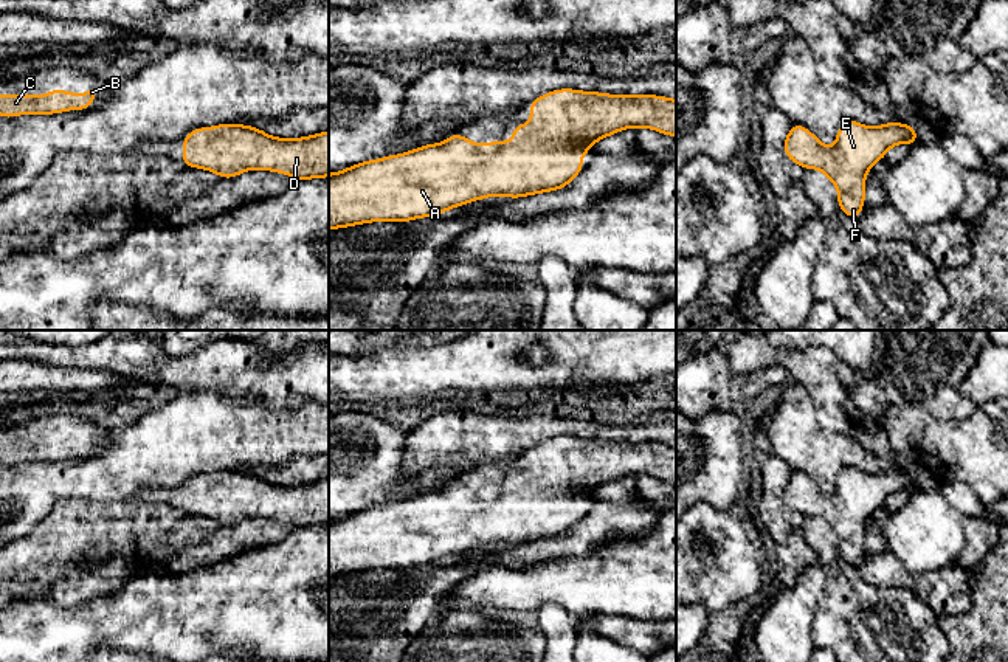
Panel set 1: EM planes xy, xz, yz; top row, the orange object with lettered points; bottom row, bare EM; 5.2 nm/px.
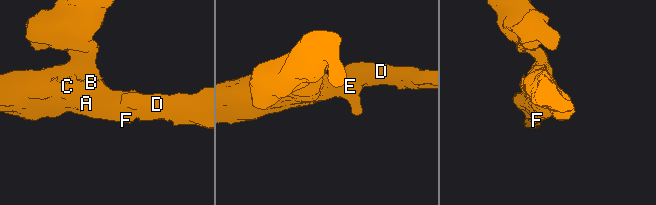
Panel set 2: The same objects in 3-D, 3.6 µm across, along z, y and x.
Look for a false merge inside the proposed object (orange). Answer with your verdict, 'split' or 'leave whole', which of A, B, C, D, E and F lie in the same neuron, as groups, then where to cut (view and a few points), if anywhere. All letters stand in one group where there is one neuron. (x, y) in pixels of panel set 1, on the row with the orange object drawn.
leave whole | A B C D E F | no cut

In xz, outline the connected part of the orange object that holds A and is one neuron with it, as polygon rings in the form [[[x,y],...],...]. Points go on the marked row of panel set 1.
[[[558,88],[530,101],[530,122],[513,124],[509,143],[493,140],[490,144],[473,143],[459,132],[442,143],[425,144],[399,155],[368,160],[344,171],[329,174],[329,231],[372,222],[411,222],[422,217],[440,215],[475,200],[495,195],[521,198],[541,192],[560,191],[582,171],[582,157],[592,146],[620,130],[653,129],[667,136],[676,136],[676,99],[658,95],[609,95]]]

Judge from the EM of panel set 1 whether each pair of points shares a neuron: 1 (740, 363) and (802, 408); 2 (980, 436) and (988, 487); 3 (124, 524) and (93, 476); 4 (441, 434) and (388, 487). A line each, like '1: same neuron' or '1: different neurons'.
1: different neurons
2: same neuron
3: different neurons
4: different neurons

